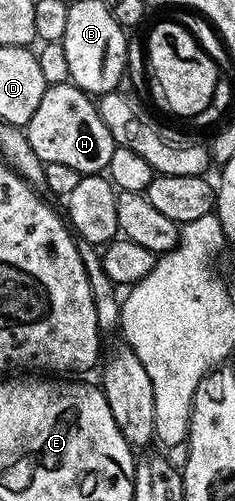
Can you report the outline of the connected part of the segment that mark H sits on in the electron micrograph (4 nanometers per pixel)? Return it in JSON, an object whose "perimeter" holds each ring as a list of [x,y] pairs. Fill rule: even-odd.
{"perimeter":[[[71,81],[68,83],[50,83],[43,93],[43,101],[39,101],[39,109],[35,109],[31,121],[23,132],[35,156],[44,164],[56,161],[58,165],[67,165],[83,175],[99,175],[108,168],[111,161],[111,153],[114,149],[114,141],[107,125],[103,125],[103,117],[97,112],[97,103],[86,91],[81,91]]]}

